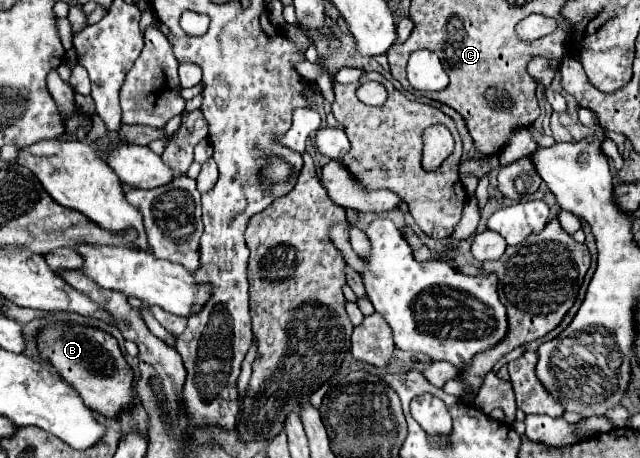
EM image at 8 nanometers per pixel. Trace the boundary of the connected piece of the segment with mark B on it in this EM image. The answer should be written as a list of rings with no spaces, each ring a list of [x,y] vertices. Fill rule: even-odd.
[[[51,324],[37,336],[37,348],[41,356],[47,358],[53,368],[65,380],[69,380],[69,384],[73,384],[85,406],[91,410],[101,412],[105,418],[113,418],[135,406],[133,370],[123,358],[117,340],[111,334],[97,328]]]

